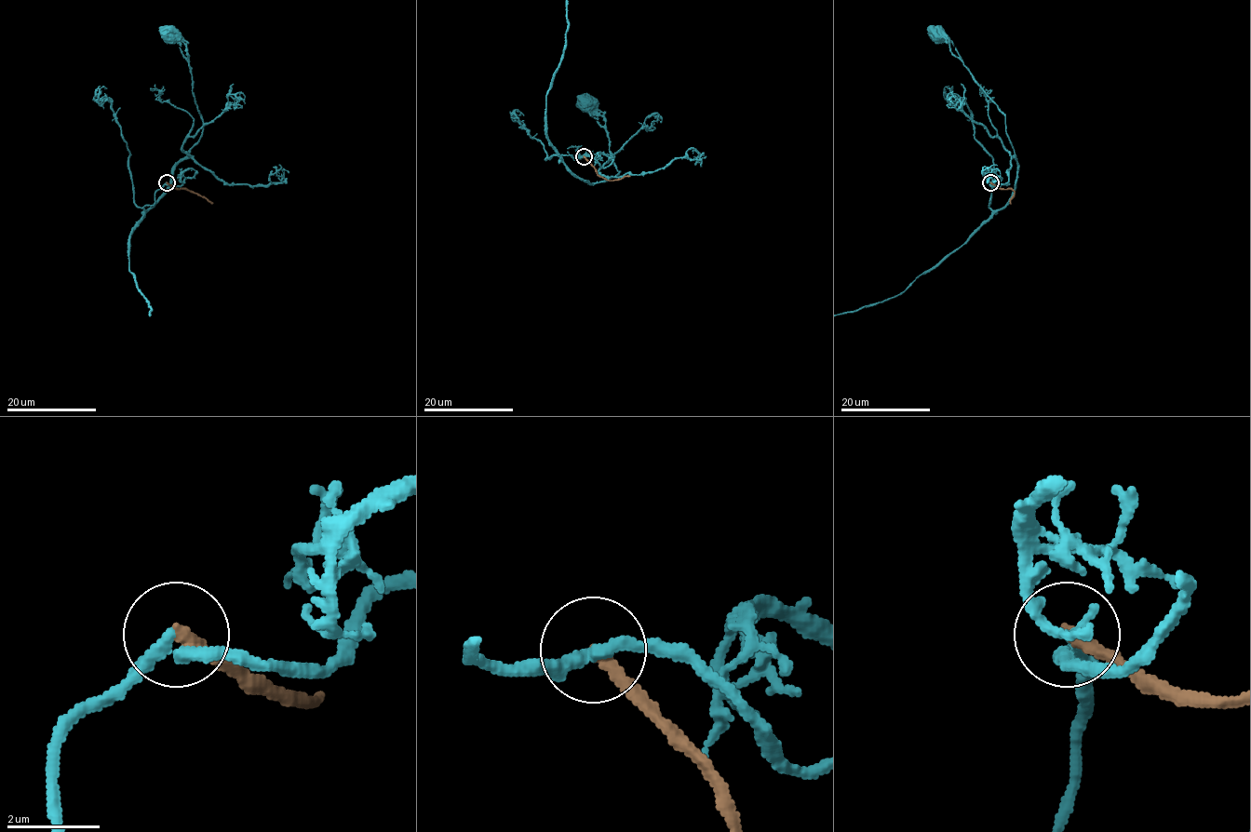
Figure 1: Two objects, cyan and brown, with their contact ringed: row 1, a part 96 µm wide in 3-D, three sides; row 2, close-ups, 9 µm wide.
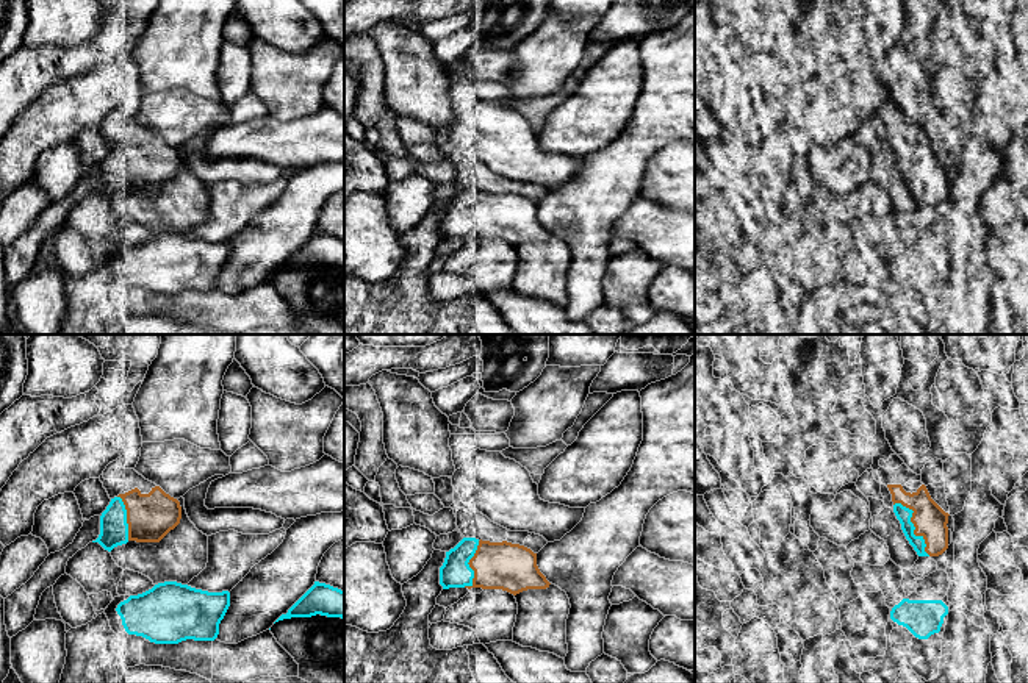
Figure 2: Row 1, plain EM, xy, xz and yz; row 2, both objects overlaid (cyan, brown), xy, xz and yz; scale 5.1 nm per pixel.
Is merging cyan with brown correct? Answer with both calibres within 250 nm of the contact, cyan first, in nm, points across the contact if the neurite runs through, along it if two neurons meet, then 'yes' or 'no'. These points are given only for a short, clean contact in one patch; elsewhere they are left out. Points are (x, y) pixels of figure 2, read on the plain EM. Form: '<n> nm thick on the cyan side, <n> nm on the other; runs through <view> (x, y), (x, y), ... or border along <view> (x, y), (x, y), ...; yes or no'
80 nm thick on the cyan side, 170 nm on the other; no

